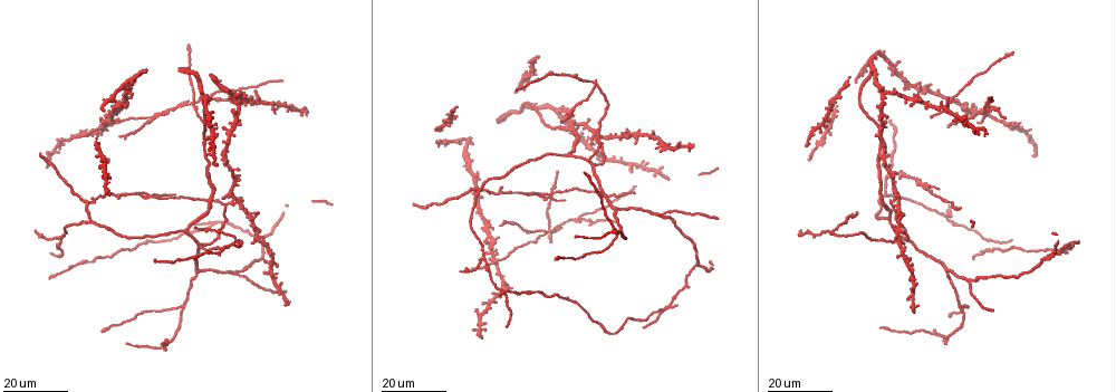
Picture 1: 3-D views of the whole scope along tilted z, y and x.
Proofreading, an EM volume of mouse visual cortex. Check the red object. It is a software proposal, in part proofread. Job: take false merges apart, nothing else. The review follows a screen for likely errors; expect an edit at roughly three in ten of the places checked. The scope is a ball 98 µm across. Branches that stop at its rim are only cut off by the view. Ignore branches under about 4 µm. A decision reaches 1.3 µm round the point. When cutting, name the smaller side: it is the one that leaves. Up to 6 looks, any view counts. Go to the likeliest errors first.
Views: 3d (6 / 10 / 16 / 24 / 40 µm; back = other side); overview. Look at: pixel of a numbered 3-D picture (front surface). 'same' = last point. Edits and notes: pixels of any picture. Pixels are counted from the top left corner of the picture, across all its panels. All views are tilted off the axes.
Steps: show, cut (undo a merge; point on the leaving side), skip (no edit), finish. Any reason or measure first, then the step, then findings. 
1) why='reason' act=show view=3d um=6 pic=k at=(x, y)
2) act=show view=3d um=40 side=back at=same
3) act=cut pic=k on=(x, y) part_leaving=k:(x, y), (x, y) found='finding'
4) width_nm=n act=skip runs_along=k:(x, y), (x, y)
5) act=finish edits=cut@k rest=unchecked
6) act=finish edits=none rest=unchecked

why='a fork' act=show view=3d um=24 pic=1 at=(947, 219)

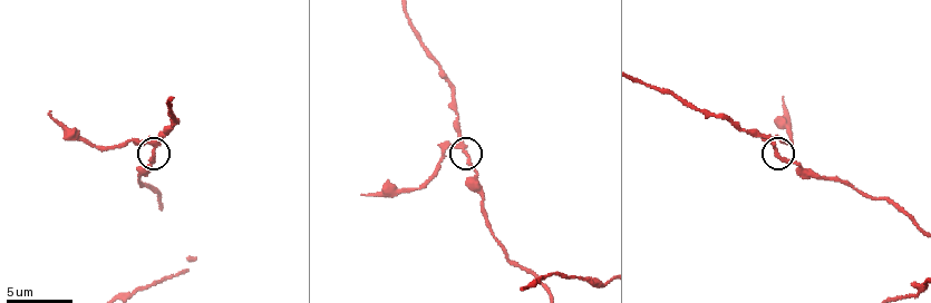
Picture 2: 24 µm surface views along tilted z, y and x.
act=show view=3d um=6 pic=2 at=(152, 145)

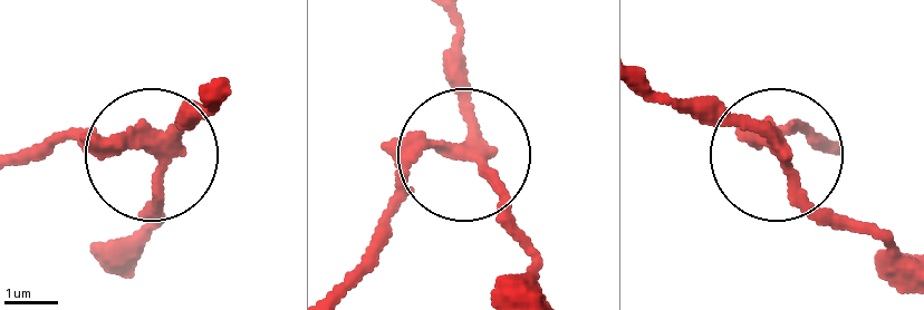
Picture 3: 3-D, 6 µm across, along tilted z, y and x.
width_nm=240 act=cut pic=3 on=(92, 135) part_leaving=3:(163, 141), (27, 148) found='two cells meet here'

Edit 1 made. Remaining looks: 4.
why='three-way junction' act=show view=3d um=16 pic=1 at=(481, 190)

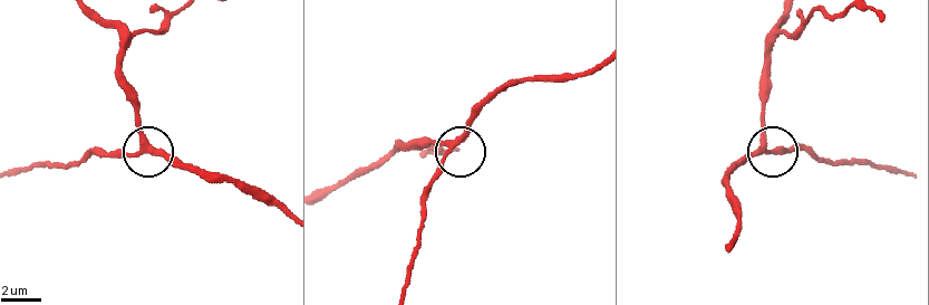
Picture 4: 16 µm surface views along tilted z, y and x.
act=show view=3d um=6 pic=4 at=(138, 152)

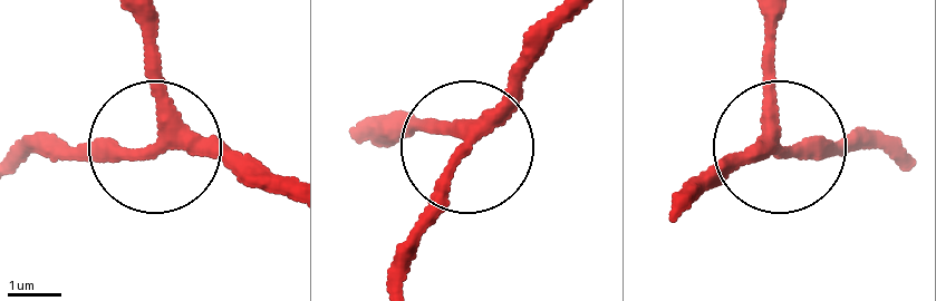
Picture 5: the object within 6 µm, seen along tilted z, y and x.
act=show view=3d um=6 side=back pic=5 at=(467, 136)

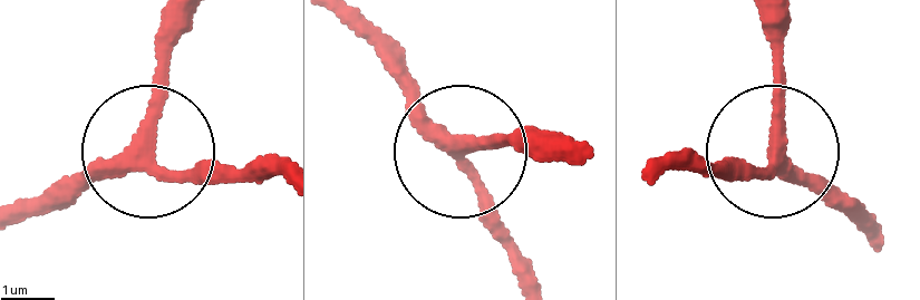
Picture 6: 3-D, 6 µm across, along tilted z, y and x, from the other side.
act=skip runs_along=6:(335, 13), (380, 50), (415, 117), (531, 264) found='continuous, no second cell'

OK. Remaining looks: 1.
act=finish edits=cut@3 rest=unchecked

